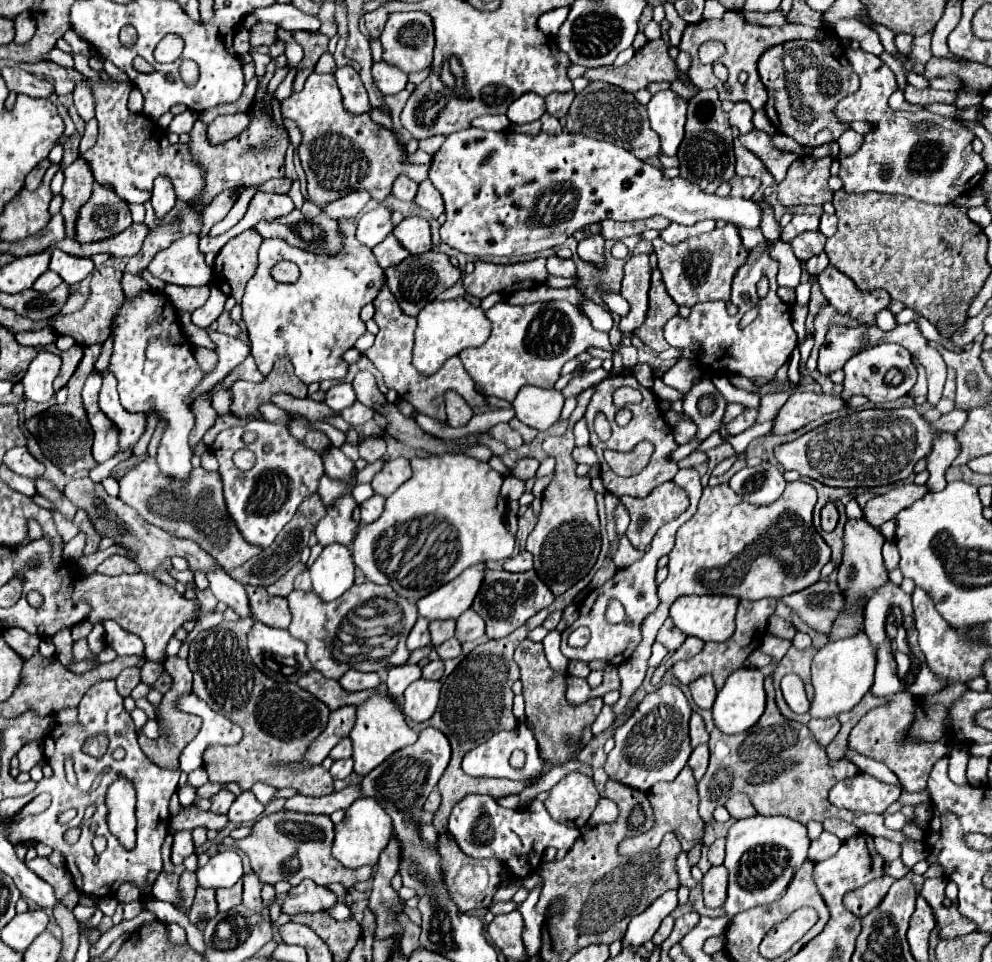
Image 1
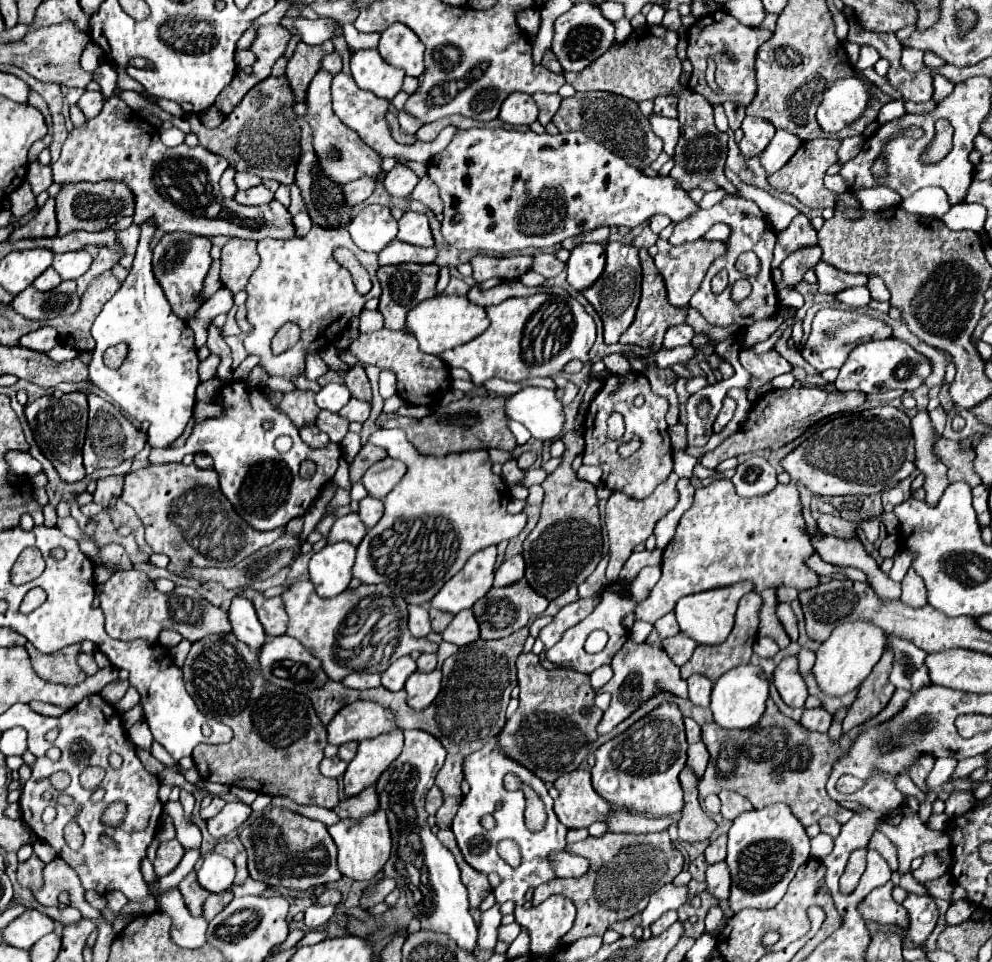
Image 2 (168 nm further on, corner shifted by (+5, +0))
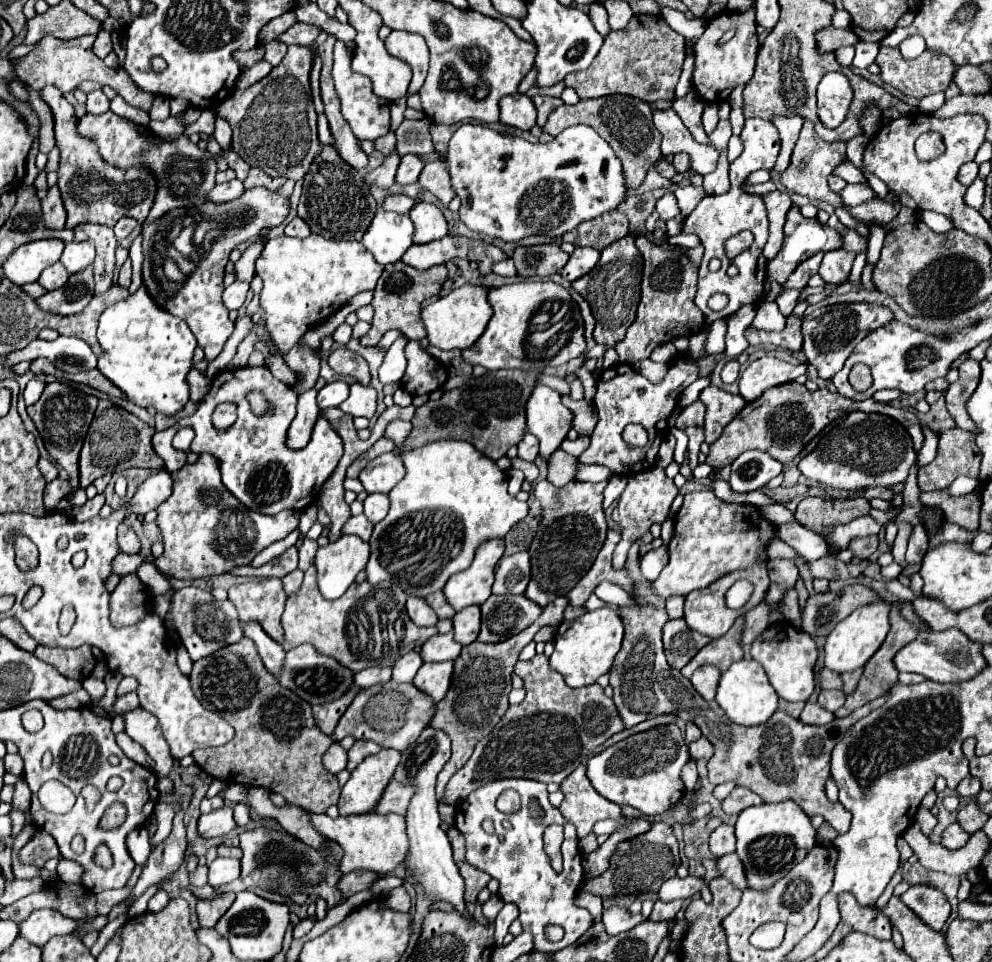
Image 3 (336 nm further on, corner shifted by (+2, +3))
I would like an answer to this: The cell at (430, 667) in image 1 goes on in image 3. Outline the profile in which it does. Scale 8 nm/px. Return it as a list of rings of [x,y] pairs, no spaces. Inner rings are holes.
[[[438,633],[430,637],[422,645],[422,659],[424,661],[454,661],[460,655],[462,645],[454,641],[452,633]]]

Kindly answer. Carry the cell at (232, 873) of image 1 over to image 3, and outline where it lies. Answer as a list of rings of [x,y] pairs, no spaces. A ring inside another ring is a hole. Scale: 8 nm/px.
[[[218,857],[210,863],[208,883],[212,887],[220,887],[226,883],[232,883],[240,877],[240,861],[234,857]]]

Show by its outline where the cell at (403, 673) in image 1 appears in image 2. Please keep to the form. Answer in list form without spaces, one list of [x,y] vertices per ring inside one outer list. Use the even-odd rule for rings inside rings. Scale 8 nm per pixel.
[[[403,656],[403,658],[391,662],[389,668],[381,674],[381,684],[383,684],[387,690],[397,692],[397,690],[401,690],[401,688],[405,686],[407,678],[409,678],[415,670],[417,670],[417,666],[415,666],[415,662],[411,660],[411,656]]]

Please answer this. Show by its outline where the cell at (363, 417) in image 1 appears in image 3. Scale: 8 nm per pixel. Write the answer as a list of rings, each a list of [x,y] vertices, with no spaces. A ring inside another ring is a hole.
[[[354,383],[350,385],[350,397],[340,405],[340,409],[352,417],[372,417],[376,413],[376,391],[370,385]]]

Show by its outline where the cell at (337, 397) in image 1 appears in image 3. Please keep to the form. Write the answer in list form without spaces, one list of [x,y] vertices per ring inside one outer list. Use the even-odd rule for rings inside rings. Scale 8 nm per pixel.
[[[346,381],[326,383],[326,385],[318,391],[318,407],[320,407],[320,409],[338,407],[338,405],[348,397],[348,389],[350,389],[350,385],[348,385]]]

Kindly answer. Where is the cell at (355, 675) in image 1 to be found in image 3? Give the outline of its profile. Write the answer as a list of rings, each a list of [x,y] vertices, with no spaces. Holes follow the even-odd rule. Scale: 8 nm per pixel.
[[[370,667],[370,669],[354,673],[354,683],[364,689],[364,687],[372,687],[376,683],[386,683],[390,679],[390,675],[392,675],[390,667]]]

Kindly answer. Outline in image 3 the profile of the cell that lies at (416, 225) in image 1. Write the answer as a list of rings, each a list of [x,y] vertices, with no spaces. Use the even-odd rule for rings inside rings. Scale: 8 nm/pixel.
[[[416,203],[410,211],[410,219],[416,227],[416,243],[432,243],[448,235],[448,223],[442,211],[432,203]]]

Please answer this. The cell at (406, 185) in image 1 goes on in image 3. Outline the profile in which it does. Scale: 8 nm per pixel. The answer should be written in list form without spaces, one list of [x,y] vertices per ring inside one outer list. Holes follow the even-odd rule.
[[[404,155],[396,173],[396,183],[400,185],[416,183],[422,169],[424,169],[424,161],[418,155]]]

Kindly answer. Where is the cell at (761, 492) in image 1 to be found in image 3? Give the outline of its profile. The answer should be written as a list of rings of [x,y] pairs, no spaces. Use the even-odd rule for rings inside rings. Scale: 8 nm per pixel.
[[[746,451],[732,463],[730,487],[746,493],[762,489],[770,479],[782,473],[782,463],[762,451]]]

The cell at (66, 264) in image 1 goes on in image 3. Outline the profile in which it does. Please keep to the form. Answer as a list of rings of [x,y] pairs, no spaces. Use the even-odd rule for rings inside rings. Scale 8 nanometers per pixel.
[[[70,241],[60,257],[68,273],[76,273],[94,261],[94,245],[90,241]]]

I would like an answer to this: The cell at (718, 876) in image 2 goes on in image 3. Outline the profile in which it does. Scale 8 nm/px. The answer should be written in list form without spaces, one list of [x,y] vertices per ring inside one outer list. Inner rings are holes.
[[[726,853],[718,859],[718,871],[720,875],[724,875],[728,881],[732,881],[738,889],[744,889],[746,883],[746,873],[744,873],[744,865],[738,857],[738,853]]]

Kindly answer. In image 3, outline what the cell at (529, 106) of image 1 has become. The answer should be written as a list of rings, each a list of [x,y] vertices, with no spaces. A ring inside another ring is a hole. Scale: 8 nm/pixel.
[[[506,95],[500,101],[500,123],[530,131],[536,125],[536,109],[528,95]]]

